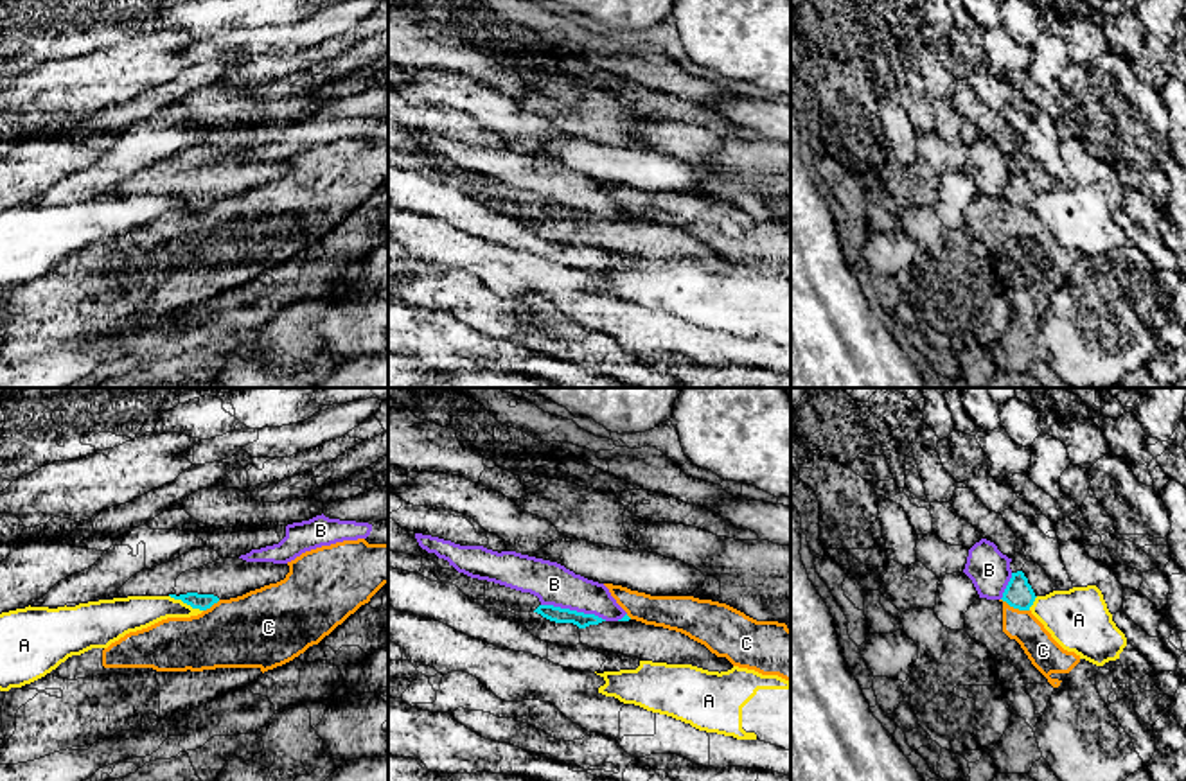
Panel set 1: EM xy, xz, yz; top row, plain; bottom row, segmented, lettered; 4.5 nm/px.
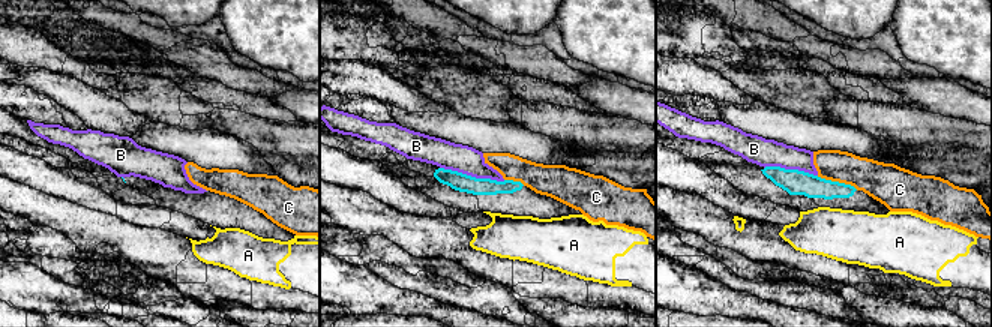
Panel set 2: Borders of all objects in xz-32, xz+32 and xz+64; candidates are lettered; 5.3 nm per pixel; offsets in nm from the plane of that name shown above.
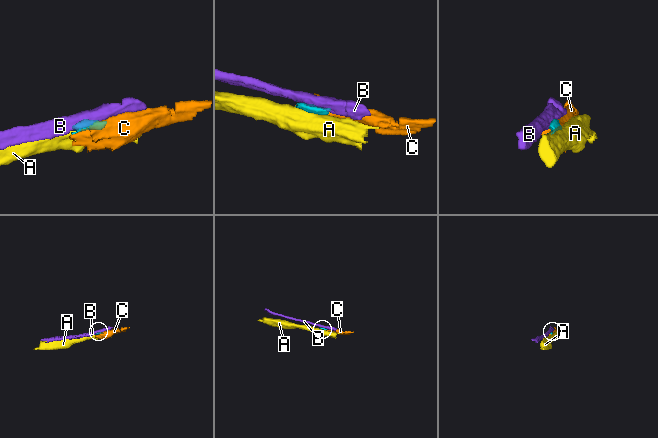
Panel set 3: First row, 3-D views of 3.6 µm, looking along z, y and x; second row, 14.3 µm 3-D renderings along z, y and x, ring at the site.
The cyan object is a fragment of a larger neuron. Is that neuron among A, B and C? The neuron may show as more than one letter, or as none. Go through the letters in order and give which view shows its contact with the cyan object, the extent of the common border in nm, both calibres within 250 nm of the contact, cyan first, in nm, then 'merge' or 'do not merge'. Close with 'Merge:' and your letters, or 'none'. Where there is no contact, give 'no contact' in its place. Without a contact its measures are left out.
A: xy | 170 nm | 70/160 nm | do not merge
B: xz | 300 nm | 70/180 nm | do not merge
C: yz | 140 nm | 130/150 nm | do not merge
Merge: none

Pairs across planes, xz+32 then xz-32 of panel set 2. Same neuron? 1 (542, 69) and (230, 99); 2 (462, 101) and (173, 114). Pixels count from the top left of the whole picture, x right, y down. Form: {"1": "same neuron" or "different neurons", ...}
{"1": "different neurons", "2": "same neuron"}

